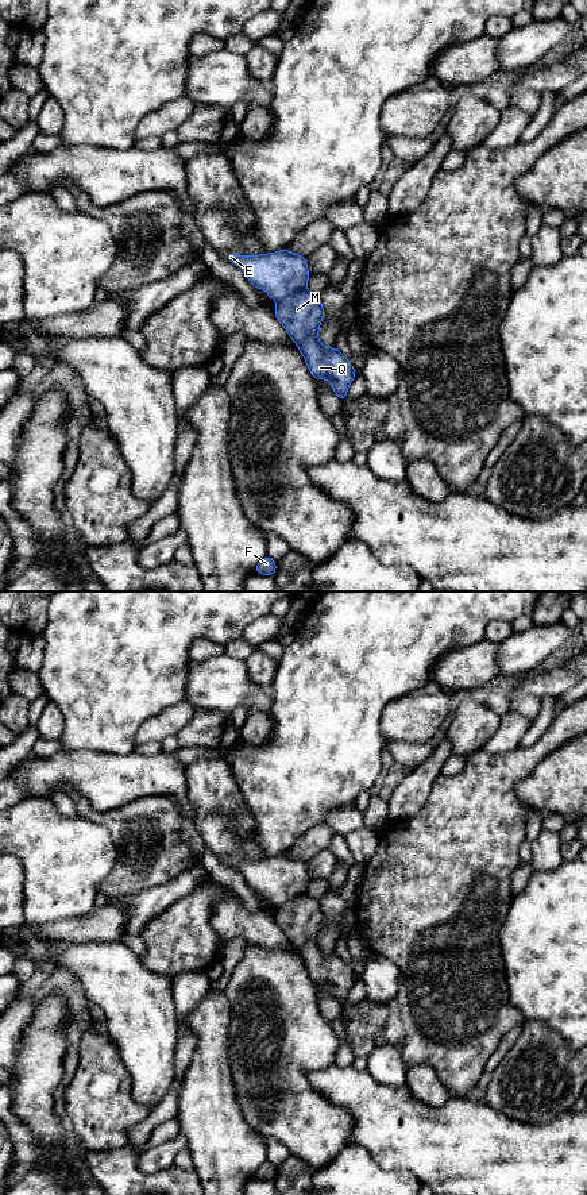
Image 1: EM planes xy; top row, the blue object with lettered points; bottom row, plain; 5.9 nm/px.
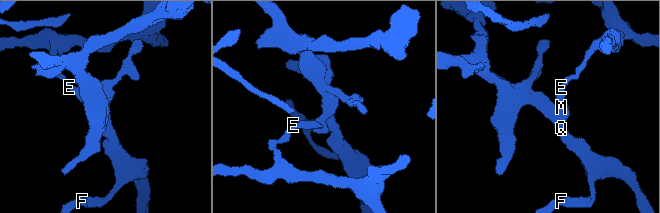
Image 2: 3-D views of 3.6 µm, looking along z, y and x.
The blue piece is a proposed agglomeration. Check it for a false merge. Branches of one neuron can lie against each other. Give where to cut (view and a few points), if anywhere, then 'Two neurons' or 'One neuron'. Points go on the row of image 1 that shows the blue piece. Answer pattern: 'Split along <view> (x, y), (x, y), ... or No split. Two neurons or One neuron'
Split along xy (304, 288), (277, 301). Two neurons

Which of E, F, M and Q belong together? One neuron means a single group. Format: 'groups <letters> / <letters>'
groups E / F M Q

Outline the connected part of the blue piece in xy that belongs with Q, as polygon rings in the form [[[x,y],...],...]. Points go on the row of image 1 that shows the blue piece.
[[[302,289],[277,302],[274,315],[297,344],[312,377],[329,381],[333,393],[345,401],[348,386],[358,373],[336,347],[324,347],[318,340],[325,316],[320,294]]]

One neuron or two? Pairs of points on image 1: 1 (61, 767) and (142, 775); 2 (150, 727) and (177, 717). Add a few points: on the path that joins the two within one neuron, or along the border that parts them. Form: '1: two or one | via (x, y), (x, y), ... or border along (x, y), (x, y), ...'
1: one | via (81, 771), (92, 775), (122, 775)
2: one | via (157, 727), (170, 721)

